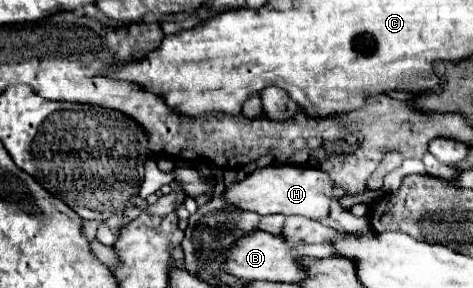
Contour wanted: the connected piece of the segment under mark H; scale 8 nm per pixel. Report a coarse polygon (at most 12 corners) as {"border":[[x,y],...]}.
{"border":[[267,165],[225,201],[257,215],[329,215],[335,185],[309,167]]}

